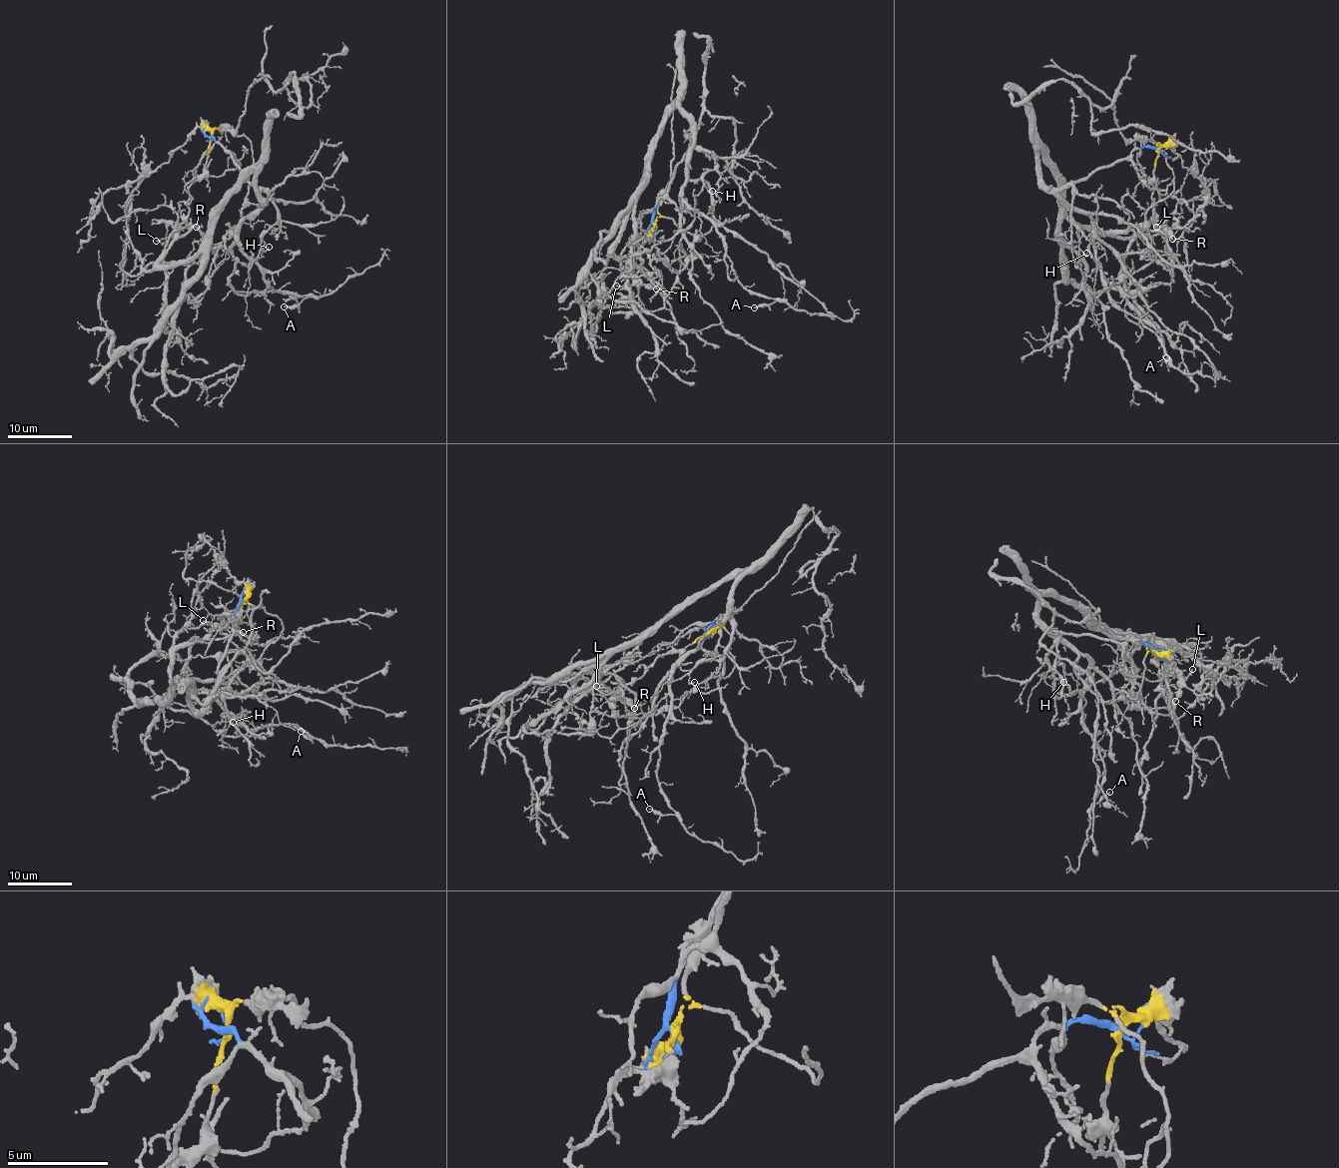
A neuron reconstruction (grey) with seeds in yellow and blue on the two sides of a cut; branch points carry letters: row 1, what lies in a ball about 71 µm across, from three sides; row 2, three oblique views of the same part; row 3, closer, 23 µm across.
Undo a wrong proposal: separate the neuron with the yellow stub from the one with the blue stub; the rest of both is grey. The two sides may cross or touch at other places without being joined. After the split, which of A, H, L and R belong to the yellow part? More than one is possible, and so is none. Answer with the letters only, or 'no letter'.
L, R

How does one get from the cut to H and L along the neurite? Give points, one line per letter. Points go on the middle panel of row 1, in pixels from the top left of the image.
H: (653, 224), (655, 201), (688, 150), (713, 156), (703, 178), (713, 190)
L: (653, 224), (653, 238), (638, 249), (644, 263), (633, 283), (616, 286)

